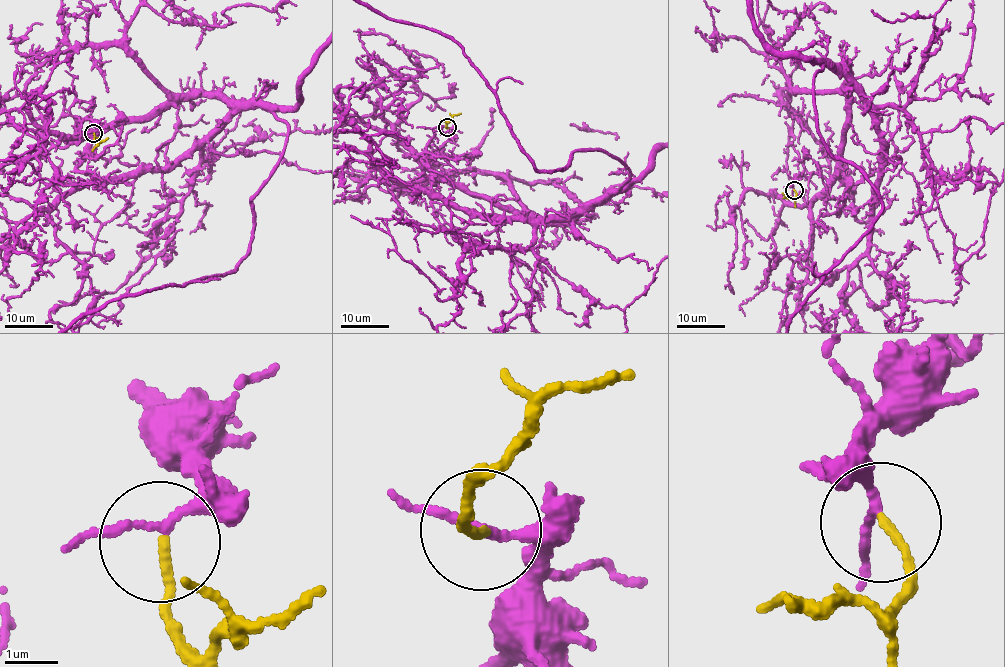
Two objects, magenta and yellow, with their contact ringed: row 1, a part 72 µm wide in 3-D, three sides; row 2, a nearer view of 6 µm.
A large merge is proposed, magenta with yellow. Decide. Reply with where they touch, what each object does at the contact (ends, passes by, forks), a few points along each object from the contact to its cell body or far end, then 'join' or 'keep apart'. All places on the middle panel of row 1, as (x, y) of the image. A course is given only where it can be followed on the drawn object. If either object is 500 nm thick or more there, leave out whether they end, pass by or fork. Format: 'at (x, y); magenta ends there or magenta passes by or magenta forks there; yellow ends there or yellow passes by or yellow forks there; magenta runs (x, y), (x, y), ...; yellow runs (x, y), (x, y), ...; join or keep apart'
at (447, 127); magenta passes by; yellow ends there; magenta runs (448, 128), (433, 170), (552, 222), (629, 173), (590, 149), (535, 167), (463, 50), (354, 0); yellow runs (448, 128), (445, 126), (454, 115), (461, 113); join

